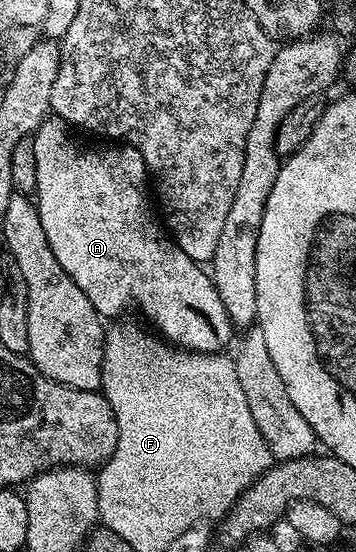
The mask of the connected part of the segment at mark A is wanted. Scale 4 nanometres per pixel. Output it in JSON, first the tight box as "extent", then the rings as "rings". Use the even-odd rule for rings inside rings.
{"extent":[30,114,234,354],"rings":[[[52,114],[36,127],[35,132],[33,132],[30,137],[30,143],[32,143],[30,163],[32,163],[34,170],[36,171],[36,187],[34,189],[36,214],[42,224],[46,242],[48,243],[54,258],[58,260],[58,266],[62,266],[64,273],[78,286],[78,290],[80,290],[84,297],[92,303],[92,307],[96,309],[101,317],[120,316],[127,308],[141,308],[141,310],[144,311],[145,318],[161,332],[159,335],[163,337],[169,345],[191,353],[216,354],[221,350],[224,350],[224,347],[228,344],[228,339],[234,335],[234,329],[231,322],[228,320],[226,308],[222,306],[222,298],[218,298],[218,290],[212,285],[211,275],[206,274],[205,269],[201,267],[201,265],[196,264],[190,258],[186,258],[186,254],[182,254],[182,250],[178,247],[176,241],[169,238],[162,231],[158,220],[158,225],[156,225],[156,220],[152,217],[151,210],[148,209],[148,196],[144,193],[146,165],[143,156],[131,146],[112,146],[116,148],[83,148],[83,146],[68,132],[71,132],[69,125],[65,124],[59,116]]]}

